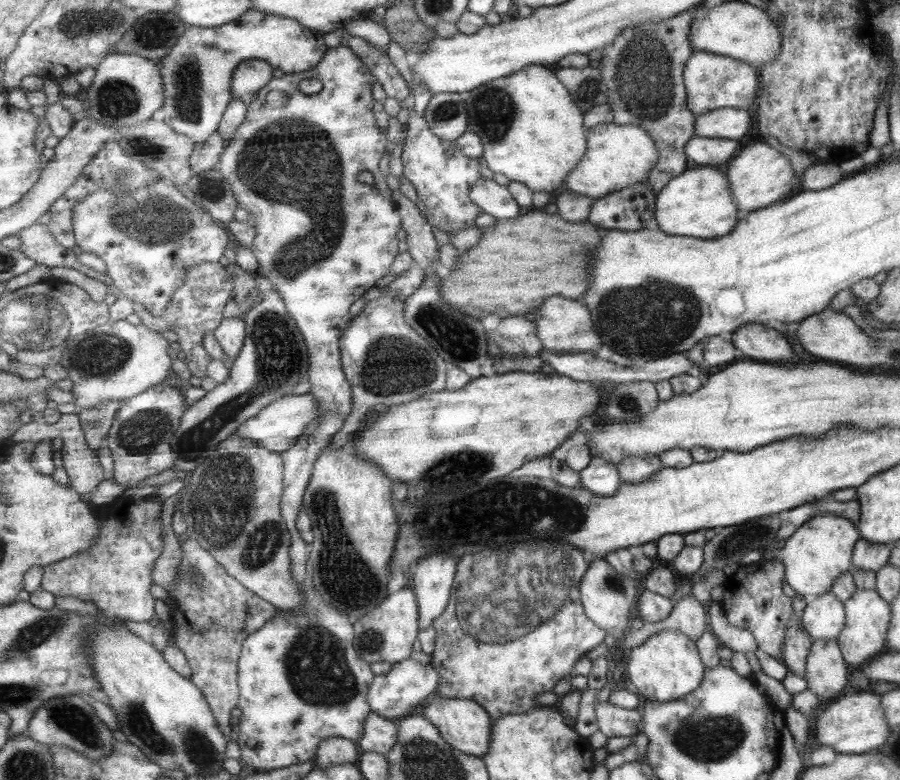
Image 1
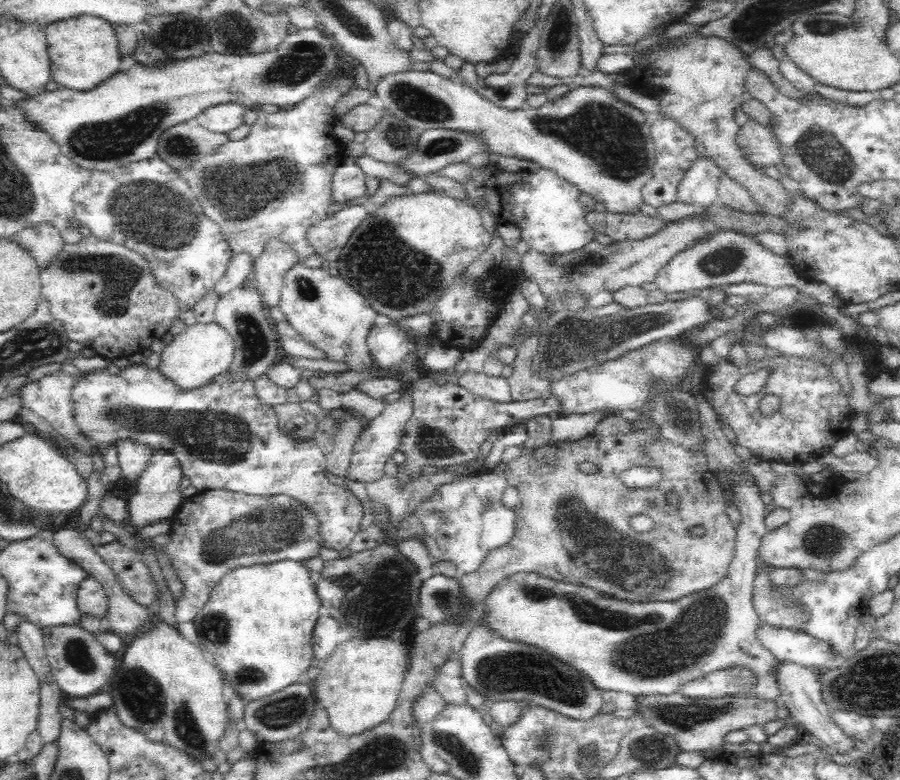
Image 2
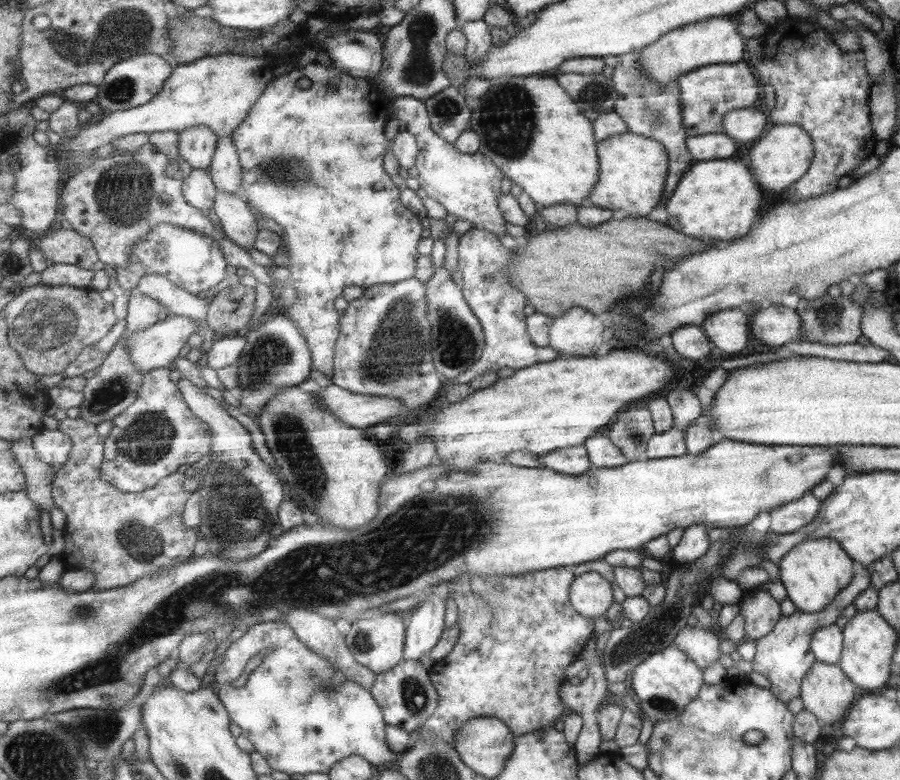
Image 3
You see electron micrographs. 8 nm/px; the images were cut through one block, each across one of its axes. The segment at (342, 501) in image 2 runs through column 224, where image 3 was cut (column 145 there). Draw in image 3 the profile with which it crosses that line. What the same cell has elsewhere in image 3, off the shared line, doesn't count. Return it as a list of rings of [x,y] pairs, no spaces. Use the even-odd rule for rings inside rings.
[[[156,368],[144,374],[140,398],[113,420],[112,429],[105,438],[102,479],[113,484],[119,491],[141,493],[154,488],[166,476],[177,472],[184,464],[195,464],[212,452],[213,431],[201,417],[189,408],[184,393],[177,383],[176,374],[169,368]]]

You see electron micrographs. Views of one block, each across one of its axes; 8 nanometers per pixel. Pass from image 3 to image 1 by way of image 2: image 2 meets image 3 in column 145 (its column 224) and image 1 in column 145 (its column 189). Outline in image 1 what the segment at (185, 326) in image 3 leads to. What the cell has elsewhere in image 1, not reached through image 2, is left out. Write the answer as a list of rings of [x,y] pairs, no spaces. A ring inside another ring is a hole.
[[[111,320],[111,322],[101,325],[100,327],[89,329],[89,331],[80,334],[79,336],[73,338],[73,340],[69,340],[69,344],[66,344],[65,351],[63,351],[63,359],[61,359],[61,364],[69,370],[69,379],[72,381],[72,391],[75,392],[75,396],[77,396],[77,404],[75,404],[77,409],[83,408],[93,408],[93,406],[97,406],[97,404],[109,402],[109,400],[127,400],[129,398],[133,398],[134,396],[140,395],[145,390],[149,390],[149,388],[153,386],[157,386],[158,384],[164,383],[167,380],[167,376],[169,376],[169,372],[171,372],[171,368],[173,368],[173,352],[170,346],[173,345],[167,338],[163,338],[160,331],[156,331],[155,329],[150,329],[147,326],[144,326],[144,322],[141,324],[135,325],[131,324],[131,322],[127,322],[127,320]]]

